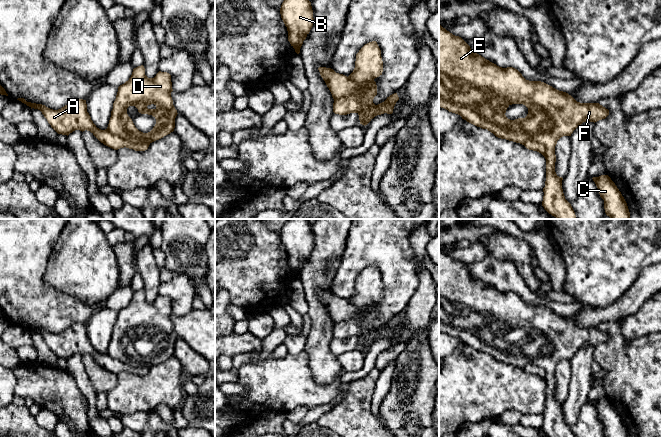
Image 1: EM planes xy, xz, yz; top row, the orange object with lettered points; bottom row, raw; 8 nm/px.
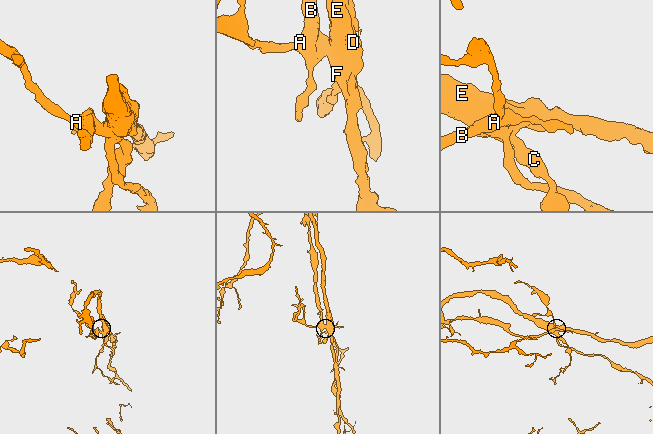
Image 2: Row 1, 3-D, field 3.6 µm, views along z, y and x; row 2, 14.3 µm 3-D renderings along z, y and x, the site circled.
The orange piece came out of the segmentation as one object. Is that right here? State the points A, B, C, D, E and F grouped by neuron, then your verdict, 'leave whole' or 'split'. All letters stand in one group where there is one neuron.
A B / C D E F | split

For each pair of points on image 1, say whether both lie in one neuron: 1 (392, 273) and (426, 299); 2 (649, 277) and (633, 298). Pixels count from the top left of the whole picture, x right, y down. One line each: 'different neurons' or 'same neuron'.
1: different neurons
2: same neuron

